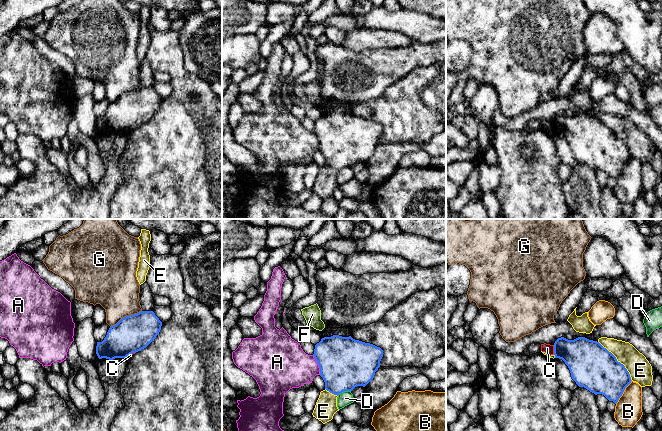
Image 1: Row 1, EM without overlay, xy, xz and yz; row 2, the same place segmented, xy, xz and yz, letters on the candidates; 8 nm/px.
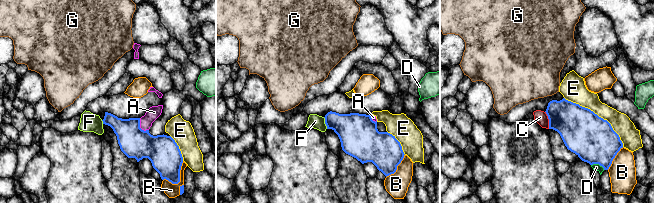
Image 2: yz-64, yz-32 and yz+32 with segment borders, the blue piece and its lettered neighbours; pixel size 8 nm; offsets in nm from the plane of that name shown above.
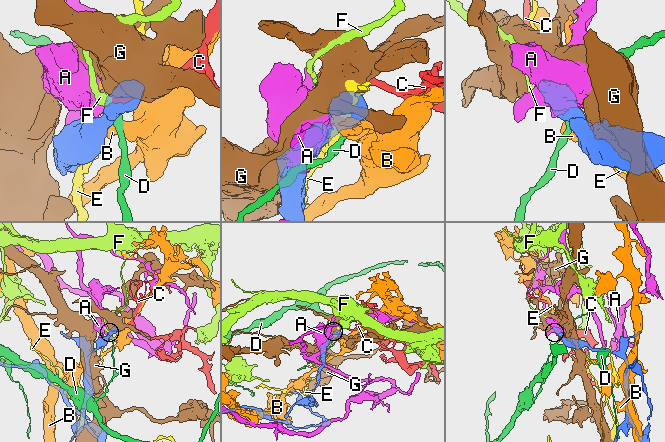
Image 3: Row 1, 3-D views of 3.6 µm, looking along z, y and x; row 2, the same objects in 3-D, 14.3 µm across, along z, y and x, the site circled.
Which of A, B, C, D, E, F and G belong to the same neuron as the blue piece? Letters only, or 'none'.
none

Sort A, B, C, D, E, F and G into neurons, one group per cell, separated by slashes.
A / B / C / D / E / F / G

